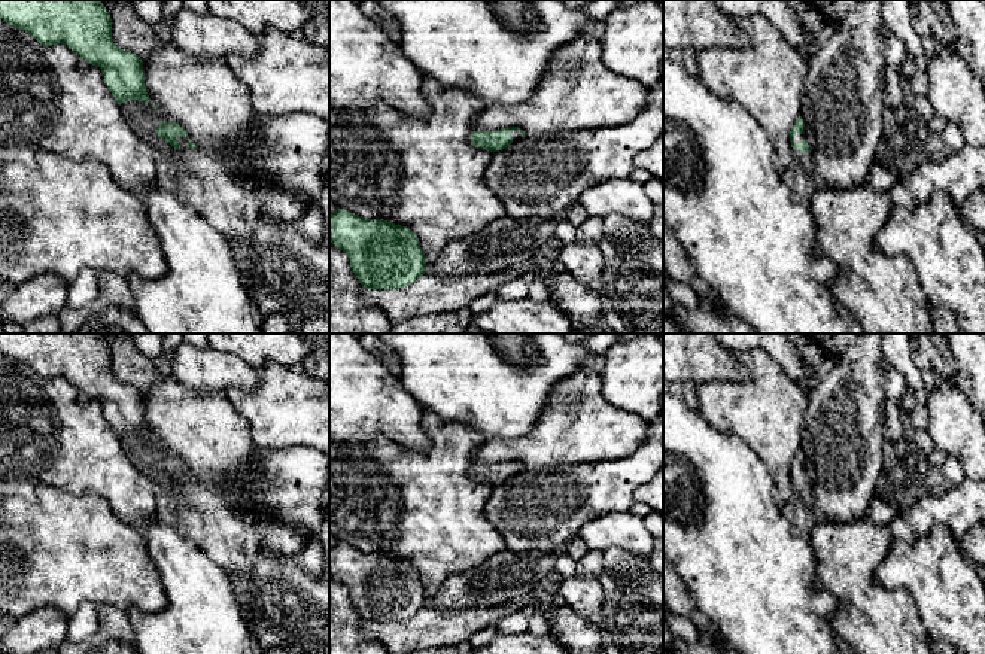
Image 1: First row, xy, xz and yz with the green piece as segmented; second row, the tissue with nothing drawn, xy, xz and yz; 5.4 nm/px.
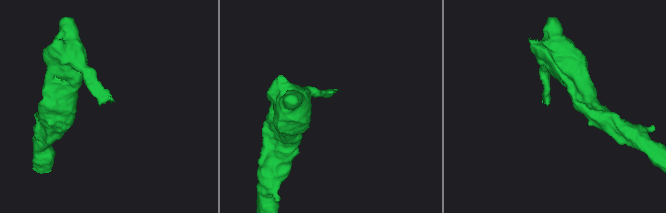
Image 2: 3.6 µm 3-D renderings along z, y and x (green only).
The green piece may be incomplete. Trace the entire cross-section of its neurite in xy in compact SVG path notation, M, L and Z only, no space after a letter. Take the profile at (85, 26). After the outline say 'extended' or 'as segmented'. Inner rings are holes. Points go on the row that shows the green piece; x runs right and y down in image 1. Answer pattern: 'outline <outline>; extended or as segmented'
outline M0 0L0 18L30 33L40 45L67 45L82 60L101 69L107 89L121 106L130 100L149 103L143 61L113 43L112 19L101 0Z; as segmented

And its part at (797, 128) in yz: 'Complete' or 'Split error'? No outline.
Split error

